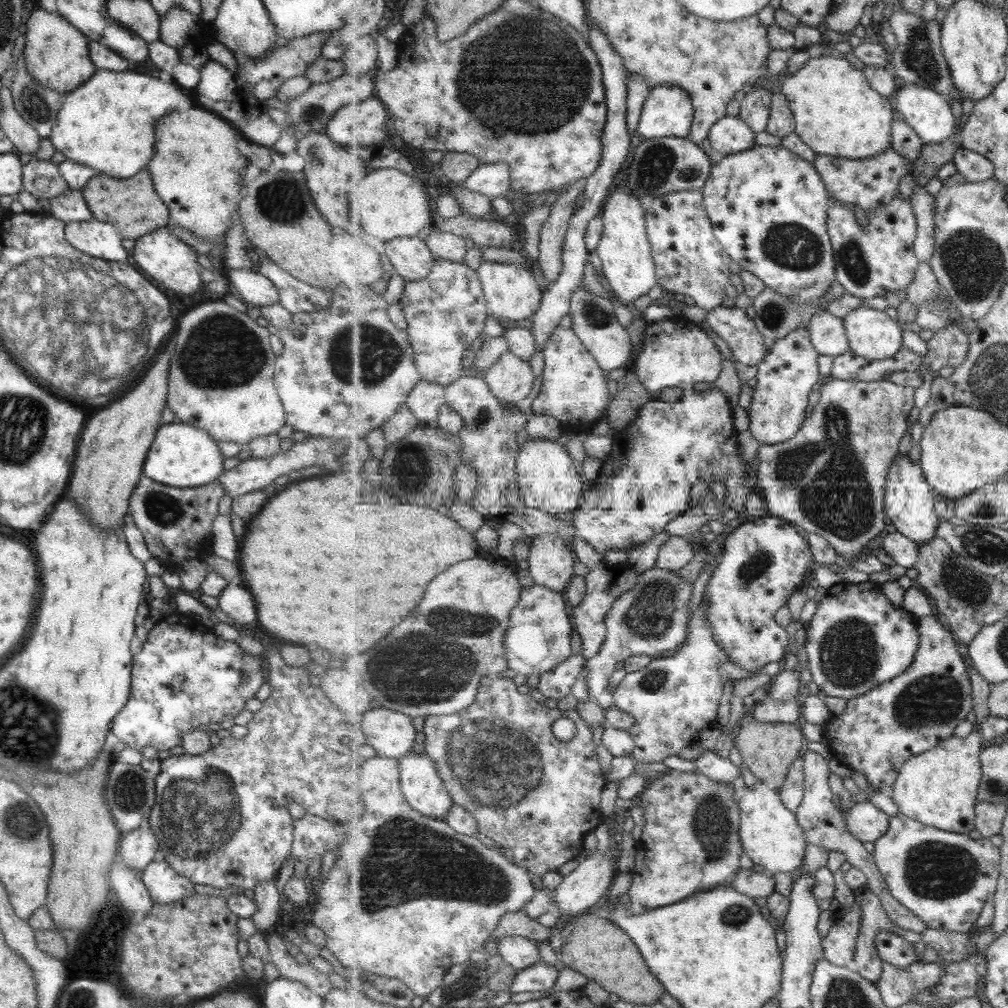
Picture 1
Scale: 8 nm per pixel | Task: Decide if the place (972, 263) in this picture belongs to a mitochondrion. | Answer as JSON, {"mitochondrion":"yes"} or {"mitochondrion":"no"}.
{"mitochondrion":"yes"}

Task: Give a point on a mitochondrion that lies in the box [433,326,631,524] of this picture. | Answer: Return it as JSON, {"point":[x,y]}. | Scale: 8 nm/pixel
{"point":[483,417]}

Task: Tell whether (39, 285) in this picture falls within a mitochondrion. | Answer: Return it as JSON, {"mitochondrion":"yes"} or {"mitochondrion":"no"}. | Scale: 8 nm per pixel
{"mitochondrion":"yes"}

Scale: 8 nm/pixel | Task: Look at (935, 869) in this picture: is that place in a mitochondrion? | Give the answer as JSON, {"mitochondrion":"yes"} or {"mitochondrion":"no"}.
{"mitochondrion":"yes"}

